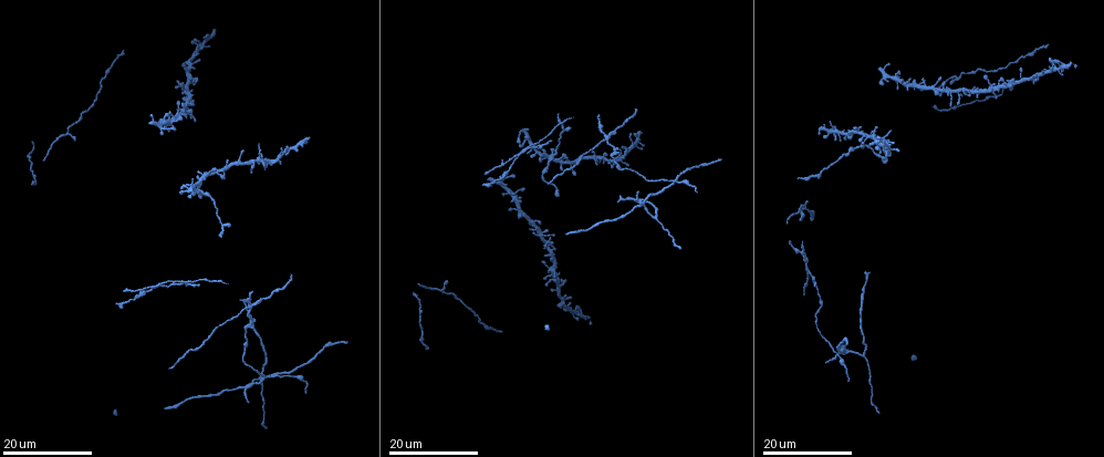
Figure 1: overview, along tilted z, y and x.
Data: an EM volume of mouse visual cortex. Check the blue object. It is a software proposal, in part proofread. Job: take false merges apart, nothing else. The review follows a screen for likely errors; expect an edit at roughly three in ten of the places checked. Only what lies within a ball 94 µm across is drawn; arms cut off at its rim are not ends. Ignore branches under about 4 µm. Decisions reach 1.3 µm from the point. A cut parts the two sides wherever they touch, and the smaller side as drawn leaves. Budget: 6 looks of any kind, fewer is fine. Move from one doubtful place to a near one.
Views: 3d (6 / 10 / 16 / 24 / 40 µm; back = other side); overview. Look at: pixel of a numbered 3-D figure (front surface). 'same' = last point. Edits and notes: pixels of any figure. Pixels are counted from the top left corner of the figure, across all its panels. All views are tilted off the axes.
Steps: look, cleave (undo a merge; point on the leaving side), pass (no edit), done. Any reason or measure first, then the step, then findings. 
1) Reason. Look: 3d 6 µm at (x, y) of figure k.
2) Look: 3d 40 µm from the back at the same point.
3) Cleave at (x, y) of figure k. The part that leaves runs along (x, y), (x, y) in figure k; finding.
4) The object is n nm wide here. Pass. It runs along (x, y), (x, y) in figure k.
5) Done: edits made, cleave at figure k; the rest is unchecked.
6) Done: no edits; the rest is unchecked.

Four-way junction. Look: 3d 24 µm at (250, 385) of figure 1.

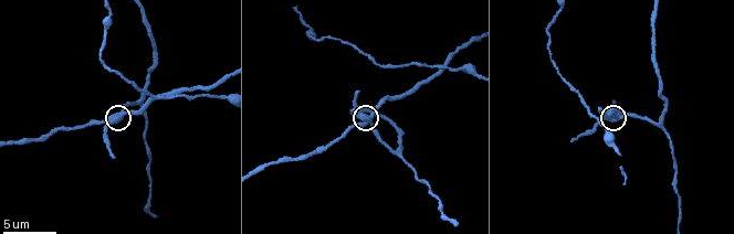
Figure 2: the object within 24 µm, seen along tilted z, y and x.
Zoom in. Look: 3d 10 µm at (618, 116) of figure 2.

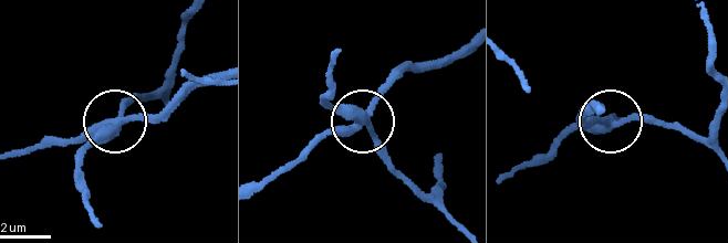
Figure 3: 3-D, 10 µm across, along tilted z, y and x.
The side arm is 27 µm long. Cleave at (120, 104) of figure 3. The part that leaves runs along (607, 124), (626, 118), (676, 125), (716, 150) in figure 3; a second cell is stuck on.

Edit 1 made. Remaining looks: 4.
Redraw. Look: overview.

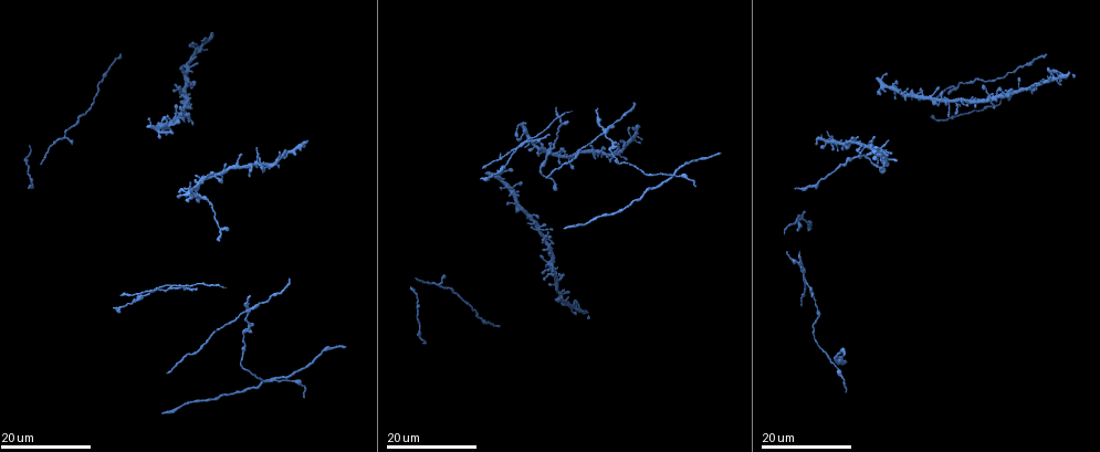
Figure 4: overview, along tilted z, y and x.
Branch point. Look: 3d 24 µm at (248, 309) of figure 4.

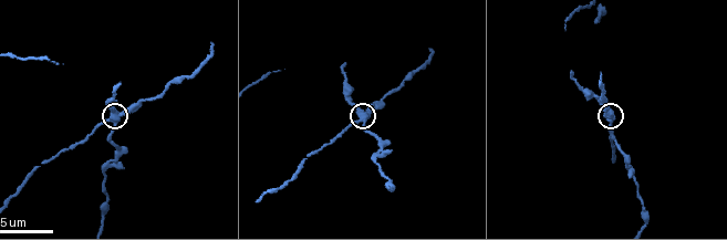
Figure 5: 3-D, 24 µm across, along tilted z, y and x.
Look: 3d 6 µm at (369, 116) of figure 5.

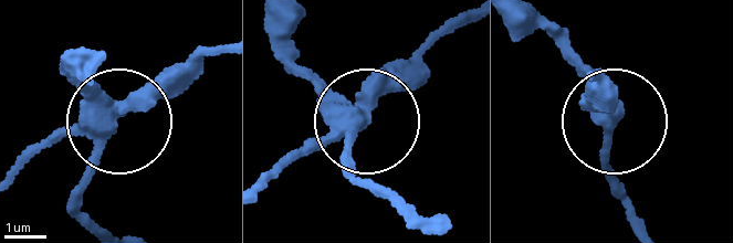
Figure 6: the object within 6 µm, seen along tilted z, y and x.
Look: 3d 6 µm from the back at (363, 117) of figure 6.

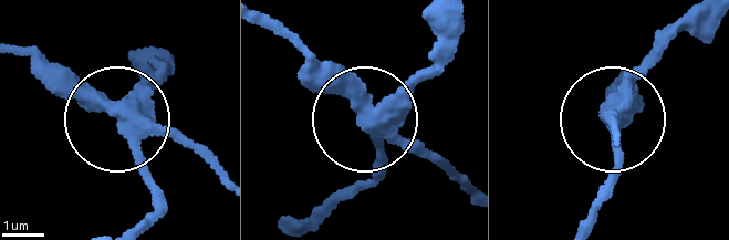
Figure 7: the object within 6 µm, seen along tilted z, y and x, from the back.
The side arm is 13 µm long. Cleave at (416, 76) of figure 7. The part that leaves runs along (386, 117), (429, 60), (438, 23) in figure 7; two cells meet here.

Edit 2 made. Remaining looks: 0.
Done: edits made, cleave at figure 3, cleave at figure 7; the rest is unchecked.

